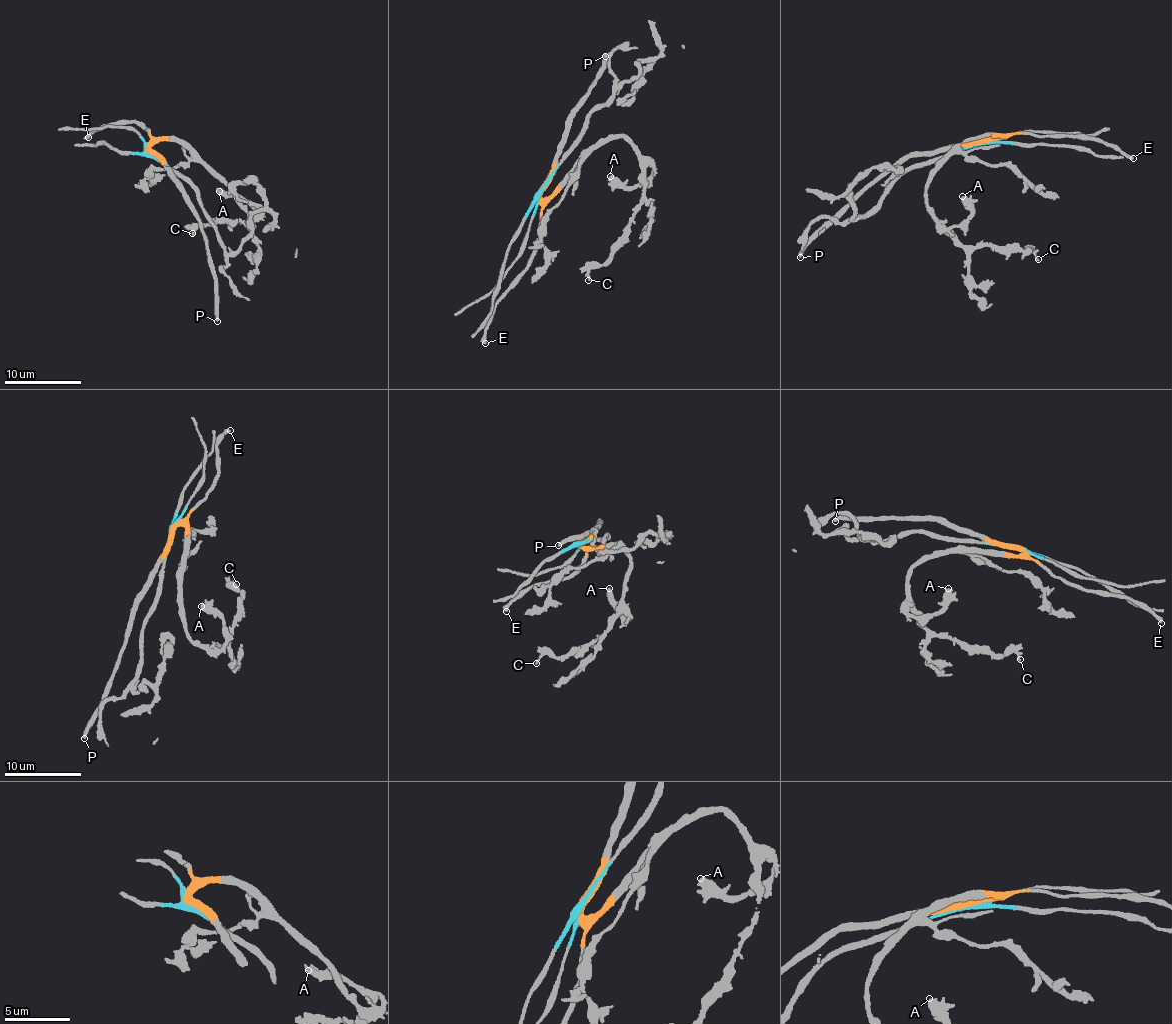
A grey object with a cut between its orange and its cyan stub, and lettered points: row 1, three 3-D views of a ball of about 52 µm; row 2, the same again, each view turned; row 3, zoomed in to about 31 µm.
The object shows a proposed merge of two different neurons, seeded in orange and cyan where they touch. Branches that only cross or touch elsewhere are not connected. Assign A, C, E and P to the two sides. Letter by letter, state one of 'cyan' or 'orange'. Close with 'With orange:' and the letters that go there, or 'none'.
A: orange
C: orange
E: orange
P: orange
With orange: A, C, E, P

